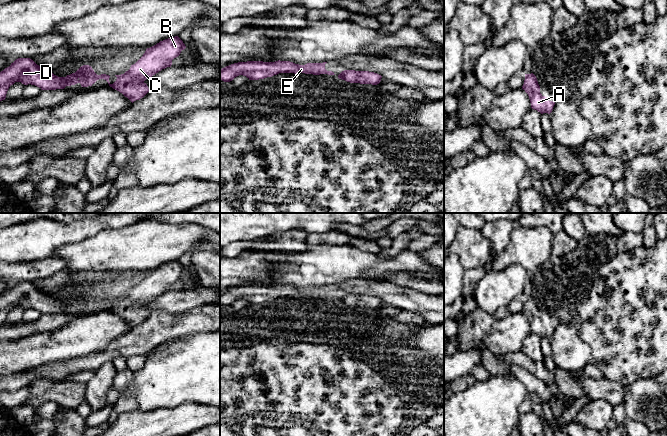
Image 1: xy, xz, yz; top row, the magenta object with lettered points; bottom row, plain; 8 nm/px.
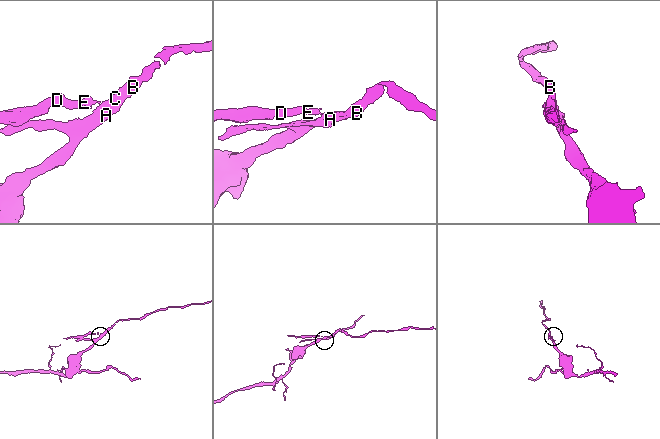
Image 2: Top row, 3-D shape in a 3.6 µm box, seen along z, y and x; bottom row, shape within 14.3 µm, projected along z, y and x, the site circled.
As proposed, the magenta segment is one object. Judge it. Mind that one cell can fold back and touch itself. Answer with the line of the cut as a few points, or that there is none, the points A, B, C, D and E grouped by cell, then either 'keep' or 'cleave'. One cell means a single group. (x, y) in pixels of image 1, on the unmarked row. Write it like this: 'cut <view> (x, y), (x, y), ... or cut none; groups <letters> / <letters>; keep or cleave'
cut xz (348, 294), (341, 297); groups A B C / D E; cleave

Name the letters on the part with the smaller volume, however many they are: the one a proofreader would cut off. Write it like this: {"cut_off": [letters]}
{"cut_off": ["D", "E"]}

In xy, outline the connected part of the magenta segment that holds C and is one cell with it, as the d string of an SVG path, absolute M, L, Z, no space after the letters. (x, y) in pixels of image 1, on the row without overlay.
M178 260L160 265L147 272L143 280L131 289L128 295L109 310L122 317L132 327L140 324L150 314L144 305L162 293L171 291L172 284L185 272L185 268Z

